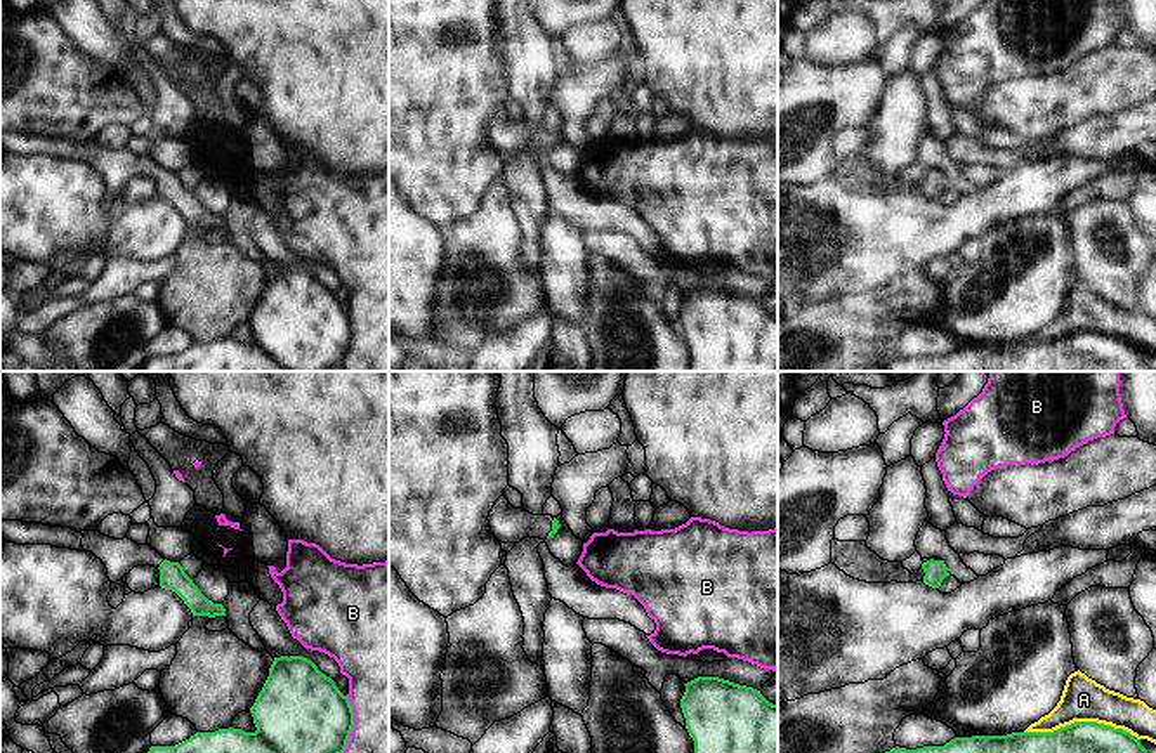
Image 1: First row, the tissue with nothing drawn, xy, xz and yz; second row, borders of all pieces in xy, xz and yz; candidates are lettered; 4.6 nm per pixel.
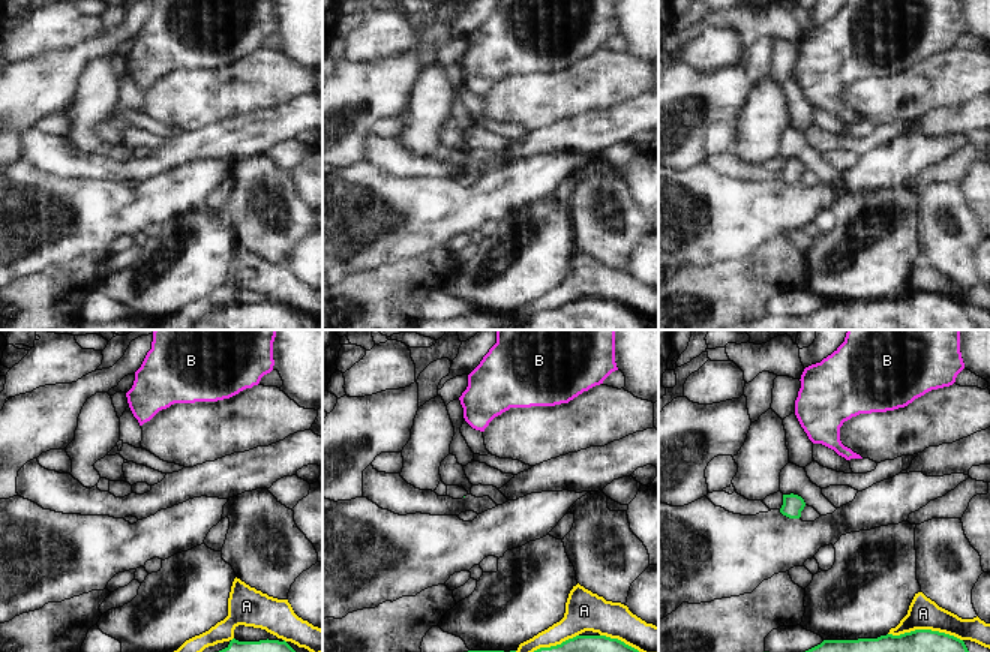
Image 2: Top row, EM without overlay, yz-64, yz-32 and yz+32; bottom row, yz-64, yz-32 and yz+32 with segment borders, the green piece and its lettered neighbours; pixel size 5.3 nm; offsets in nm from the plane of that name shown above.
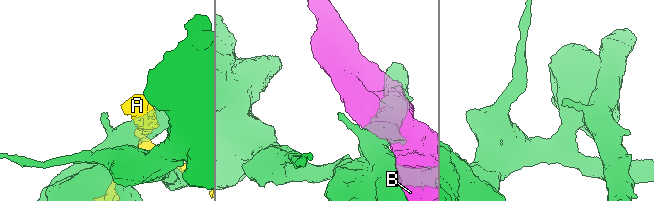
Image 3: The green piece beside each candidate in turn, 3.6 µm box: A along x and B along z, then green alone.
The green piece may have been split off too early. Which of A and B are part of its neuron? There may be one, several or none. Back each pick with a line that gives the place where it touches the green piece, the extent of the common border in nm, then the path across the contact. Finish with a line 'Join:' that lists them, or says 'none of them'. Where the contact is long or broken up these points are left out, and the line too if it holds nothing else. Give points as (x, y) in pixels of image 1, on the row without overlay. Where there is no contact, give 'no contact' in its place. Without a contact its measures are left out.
Join: none of them

